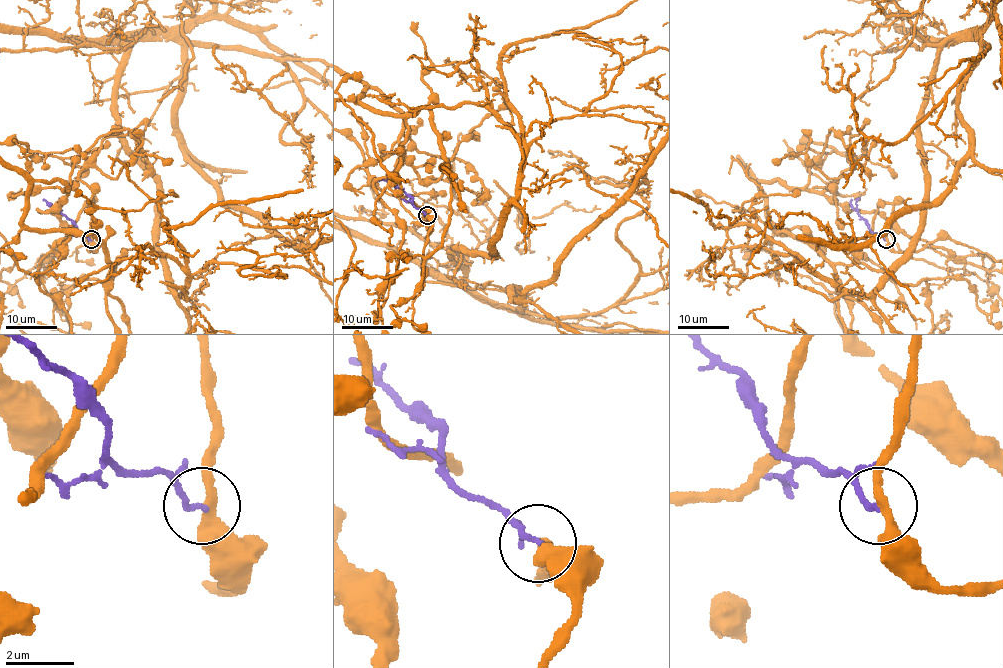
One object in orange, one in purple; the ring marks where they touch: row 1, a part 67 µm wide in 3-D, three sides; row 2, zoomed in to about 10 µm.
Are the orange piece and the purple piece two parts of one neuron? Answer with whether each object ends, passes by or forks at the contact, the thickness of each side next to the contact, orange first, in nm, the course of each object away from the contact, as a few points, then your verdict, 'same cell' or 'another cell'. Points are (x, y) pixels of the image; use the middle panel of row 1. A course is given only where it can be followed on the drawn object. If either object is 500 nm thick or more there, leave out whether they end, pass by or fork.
orange passes by; purple ends; calibres 280 and 160 nm; course purple (427, 215), (417, 209), (400, 188), (386, 181), (378, 181); another cell

